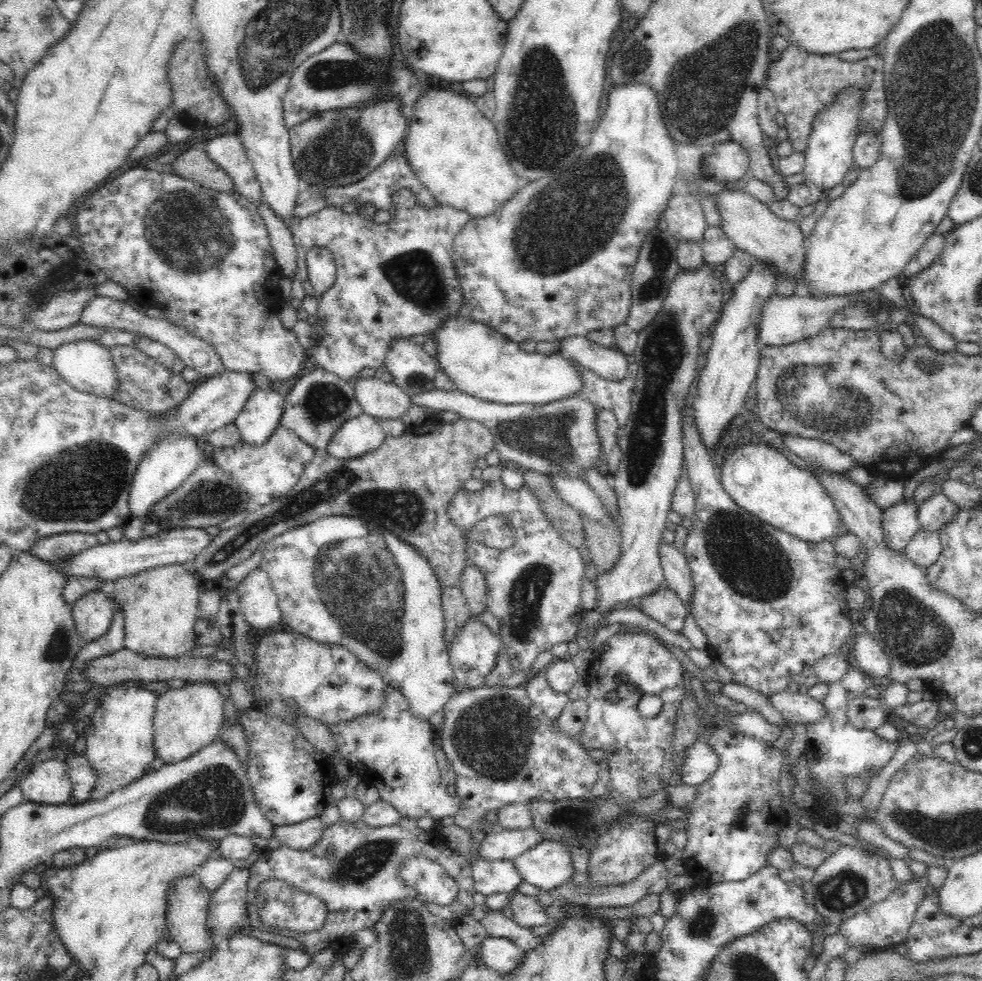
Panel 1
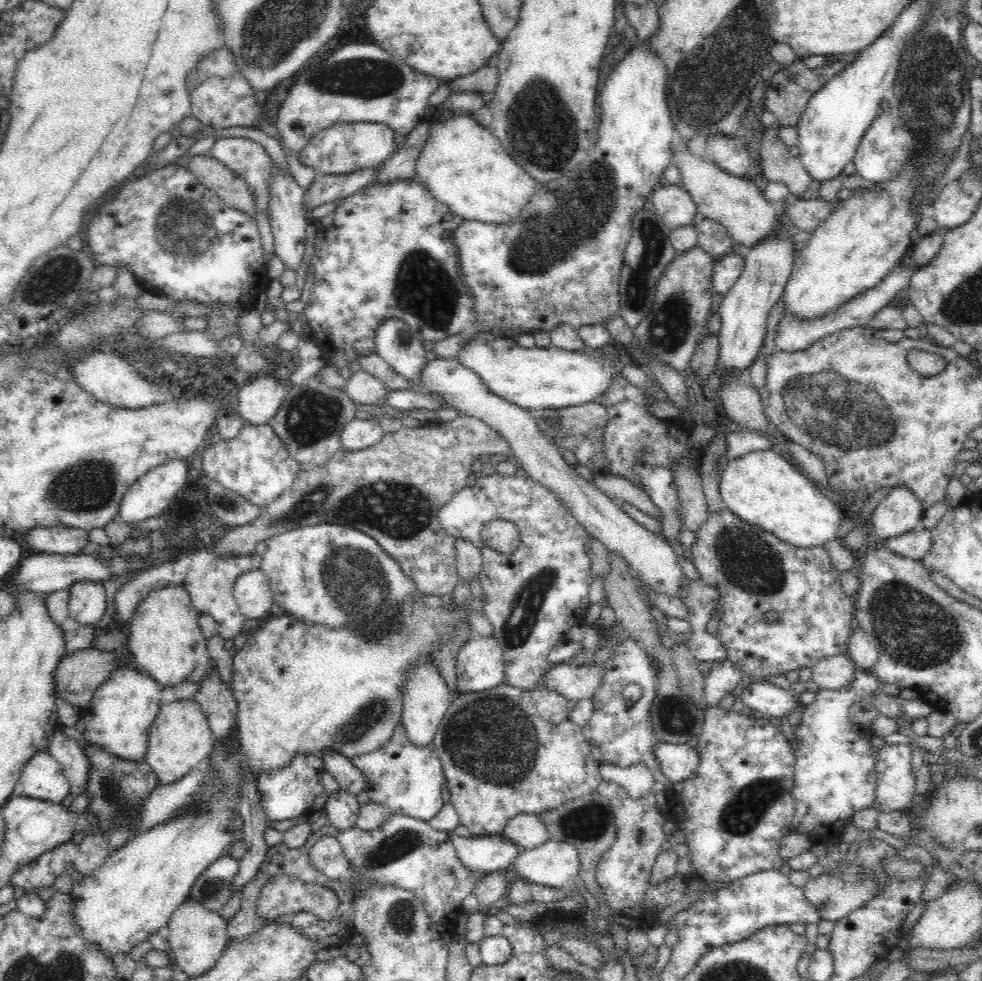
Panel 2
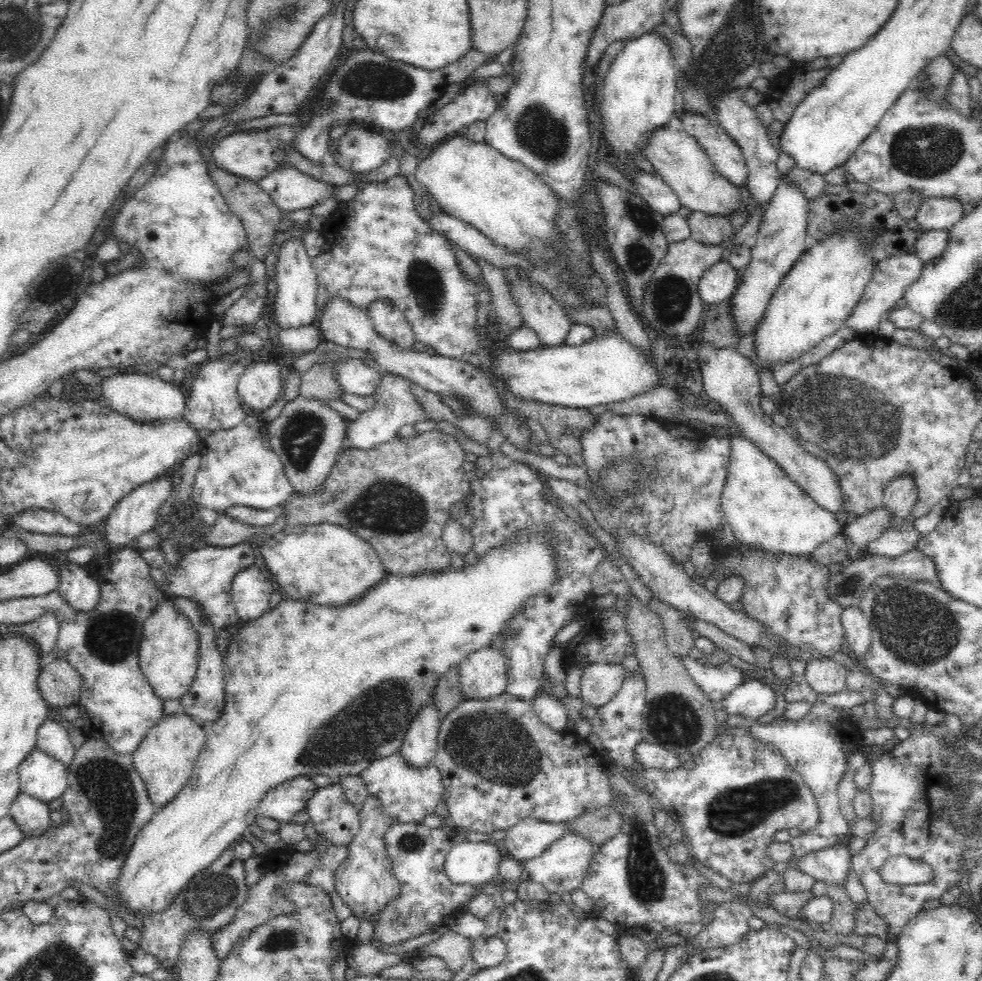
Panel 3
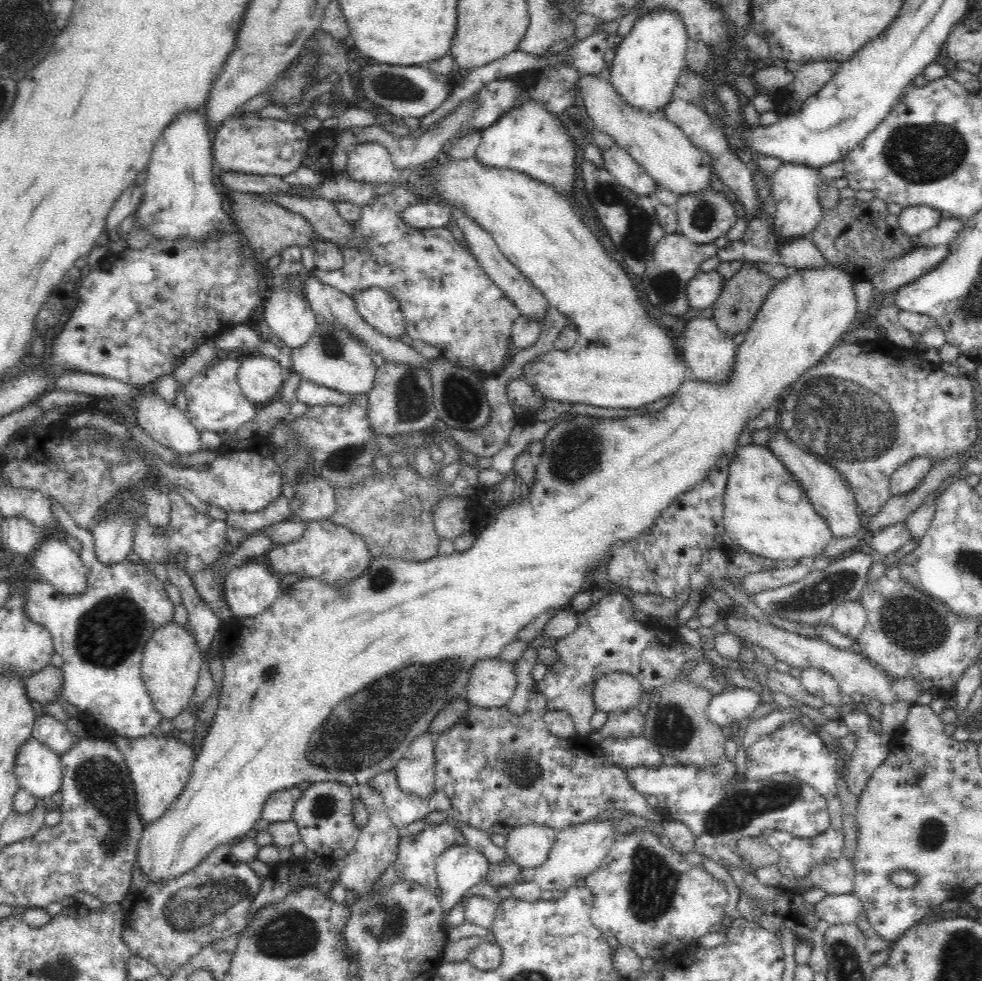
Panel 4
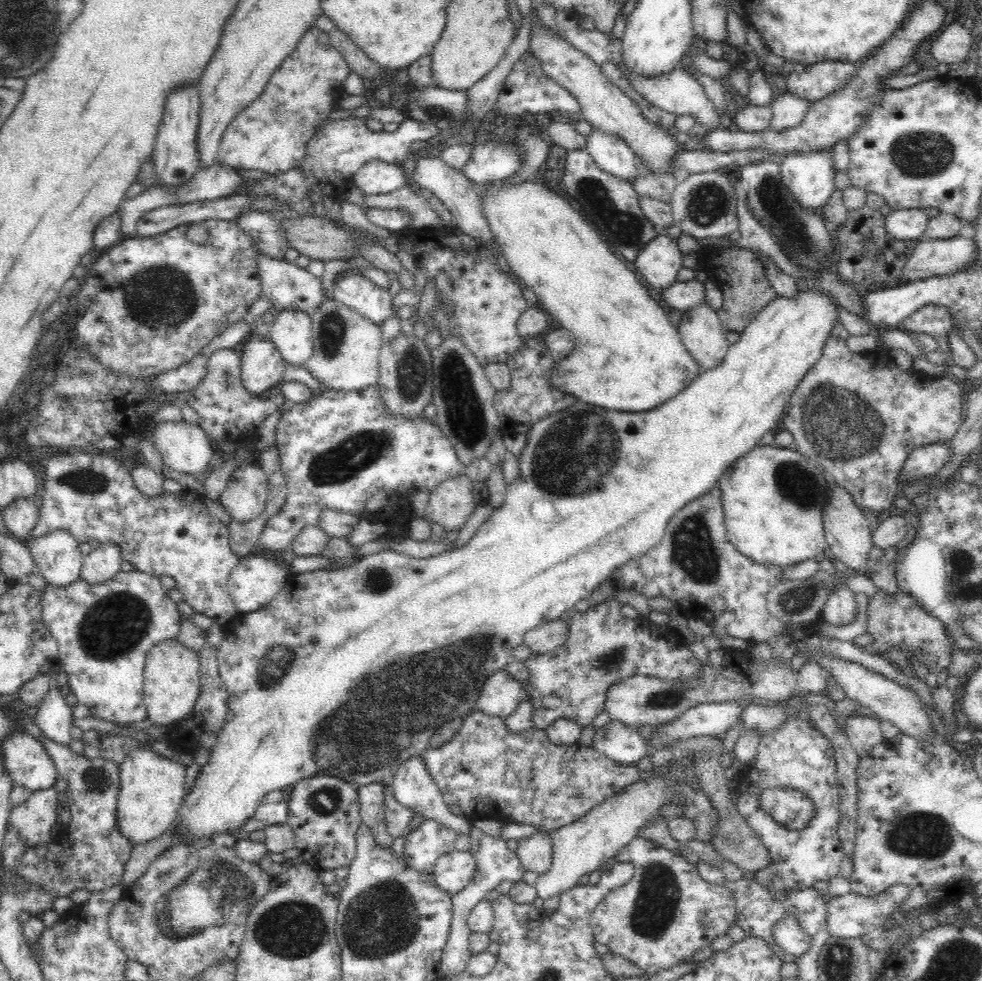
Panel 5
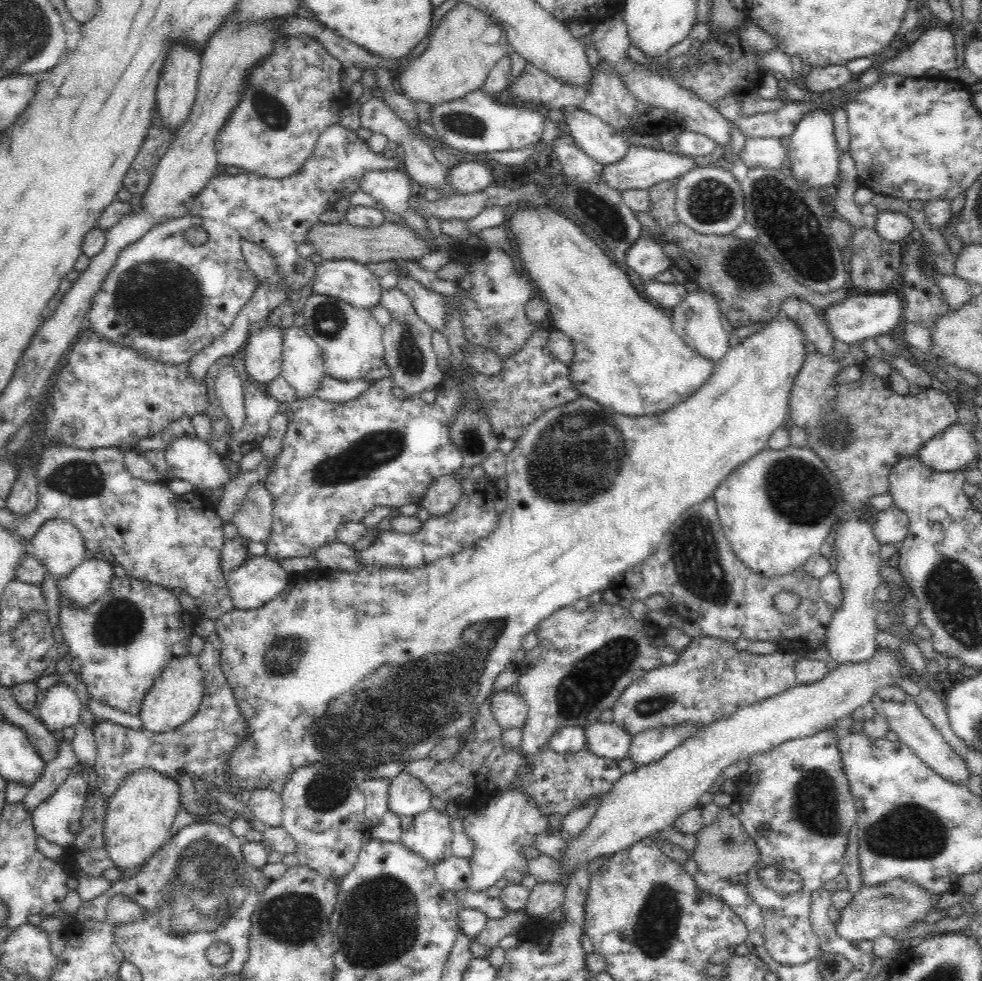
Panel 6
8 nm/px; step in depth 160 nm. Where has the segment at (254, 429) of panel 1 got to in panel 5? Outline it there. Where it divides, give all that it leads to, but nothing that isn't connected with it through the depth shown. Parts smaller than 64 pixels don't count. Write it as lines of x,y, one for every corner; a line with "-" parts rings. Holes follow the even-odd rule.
252,337
241,347
240,355
241,381
248,392
262,394
283,379
286,364
270,339

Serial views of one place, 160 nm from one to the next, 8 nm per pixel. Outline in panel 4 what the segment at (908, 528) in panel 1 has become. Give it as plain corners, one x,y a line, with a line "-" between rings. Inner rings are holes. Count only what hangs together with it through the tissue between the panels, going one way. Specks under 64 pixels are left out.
924,454
914,456
911,460
902,464
893,472
892,480
890,480
892,496
907,494
915,490
923,482
933,464
934,461

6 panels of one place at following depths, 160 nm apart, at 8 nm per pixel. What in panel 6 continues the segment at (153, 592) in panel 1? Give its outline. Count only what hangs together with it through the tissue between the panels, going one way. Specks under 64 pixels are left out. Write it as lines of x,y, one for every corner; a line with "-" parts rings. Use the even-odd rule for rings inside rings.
188,653
172,659
161,675
154,680
142,701
138,714
142,721
142,730
162,734
182,726
181,724
187,723
198,712
204,695
203,672
196,657

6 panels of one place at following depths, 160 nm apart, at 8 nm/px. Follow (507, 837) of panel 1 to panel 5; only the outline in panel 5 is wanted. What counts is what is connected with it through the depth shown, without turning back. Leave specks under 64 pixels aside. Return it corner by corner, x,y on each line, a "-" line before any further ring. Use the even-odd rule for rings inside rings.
454,849
448,854
438,857
433,870
436,882
450,894
460,892
475,873
476,861
468,852
460,852

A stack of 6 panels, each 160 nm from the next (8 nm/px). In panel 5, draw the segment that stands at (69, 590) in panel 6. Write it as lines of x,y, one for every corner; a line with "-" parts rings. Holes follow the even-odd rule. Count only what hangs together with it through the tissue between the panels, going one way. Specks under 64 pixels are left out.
96,544
90,553
83,557
79,579
84,580
89,586
104,584
121,571
122,561
120,550
116,545

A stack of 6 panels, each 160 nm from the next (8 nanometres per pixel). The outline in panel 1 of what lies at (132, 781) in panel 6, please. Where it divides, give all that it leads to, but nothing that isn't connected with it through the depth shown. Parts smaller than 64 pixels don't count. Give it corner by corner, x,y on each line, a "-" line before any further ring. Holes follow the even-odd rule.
190,682
184,688
170,688
158,695
153,720
155,756
164,764
172,764
189,759
205,746
214,743
221,732
224,703
221,687
211,682

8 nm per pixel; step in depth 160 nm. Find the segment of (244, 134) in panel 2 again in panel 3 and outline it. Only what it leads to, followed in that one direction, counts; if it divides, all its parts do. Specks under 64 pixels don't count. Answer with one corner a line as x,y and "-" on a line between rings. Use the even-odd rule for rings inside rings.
292,166
278,167
254,183
272,197
275,206
286,213
334,199
336,189
336,185
304,174

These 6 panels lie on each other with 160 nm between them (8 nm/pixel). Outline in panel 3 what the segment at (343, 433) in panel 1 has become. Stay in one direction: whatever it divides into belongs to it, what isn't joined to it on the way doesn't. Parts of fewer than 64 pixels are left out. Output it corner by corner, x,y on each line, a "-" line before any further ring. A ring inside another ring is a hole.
397,373
381,374
378,386
372,394
374,406
362,411
356,419
347,424
346,441
359,450
376,450
378,445
388,442
400,433
400,428
405,424
414,426
416,423
428,420
425,408
413,393
412,382

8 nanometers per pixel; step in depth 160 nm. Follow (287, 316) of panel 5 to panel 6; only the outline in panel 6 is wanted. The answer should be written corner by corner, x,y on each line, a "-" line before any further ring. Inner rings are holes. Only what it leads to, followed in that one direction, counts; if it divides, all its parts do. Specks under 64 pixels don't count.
291,325
283,330
282,378
292,389
296,399
317,397
321,380
326,375
325,360
320,347
304,331

